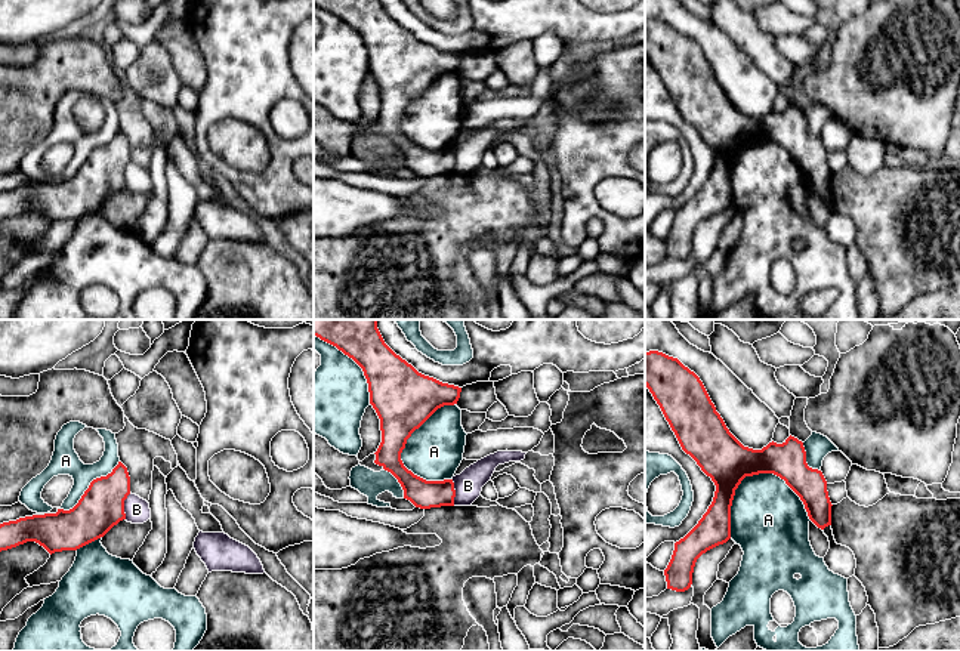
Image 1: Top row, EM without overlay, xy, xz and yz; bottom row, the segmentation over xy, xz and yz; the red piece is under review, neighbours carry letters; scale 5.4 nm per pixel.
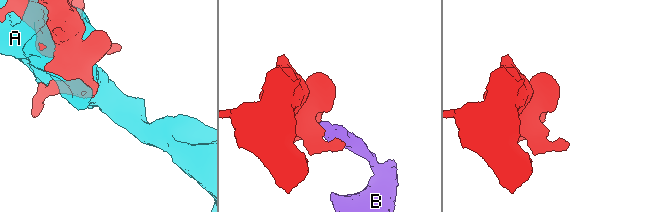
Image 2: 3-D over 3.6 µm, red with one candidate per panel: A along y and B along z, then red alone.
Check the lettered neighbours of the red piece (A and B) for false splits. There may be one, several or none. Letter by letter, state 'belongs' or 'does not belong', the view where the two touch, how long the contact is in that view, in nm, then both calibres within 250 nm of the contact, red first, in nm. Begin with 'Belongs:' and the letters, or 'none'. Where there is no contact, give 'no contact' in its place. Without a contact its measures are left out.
Belongs: none
A: does not belong; contact in yz; length 460 nm; calibres 260 and 400 nm
B: does not belong; contact in xy; length 150 nm; calibres 240 and 140 nm

